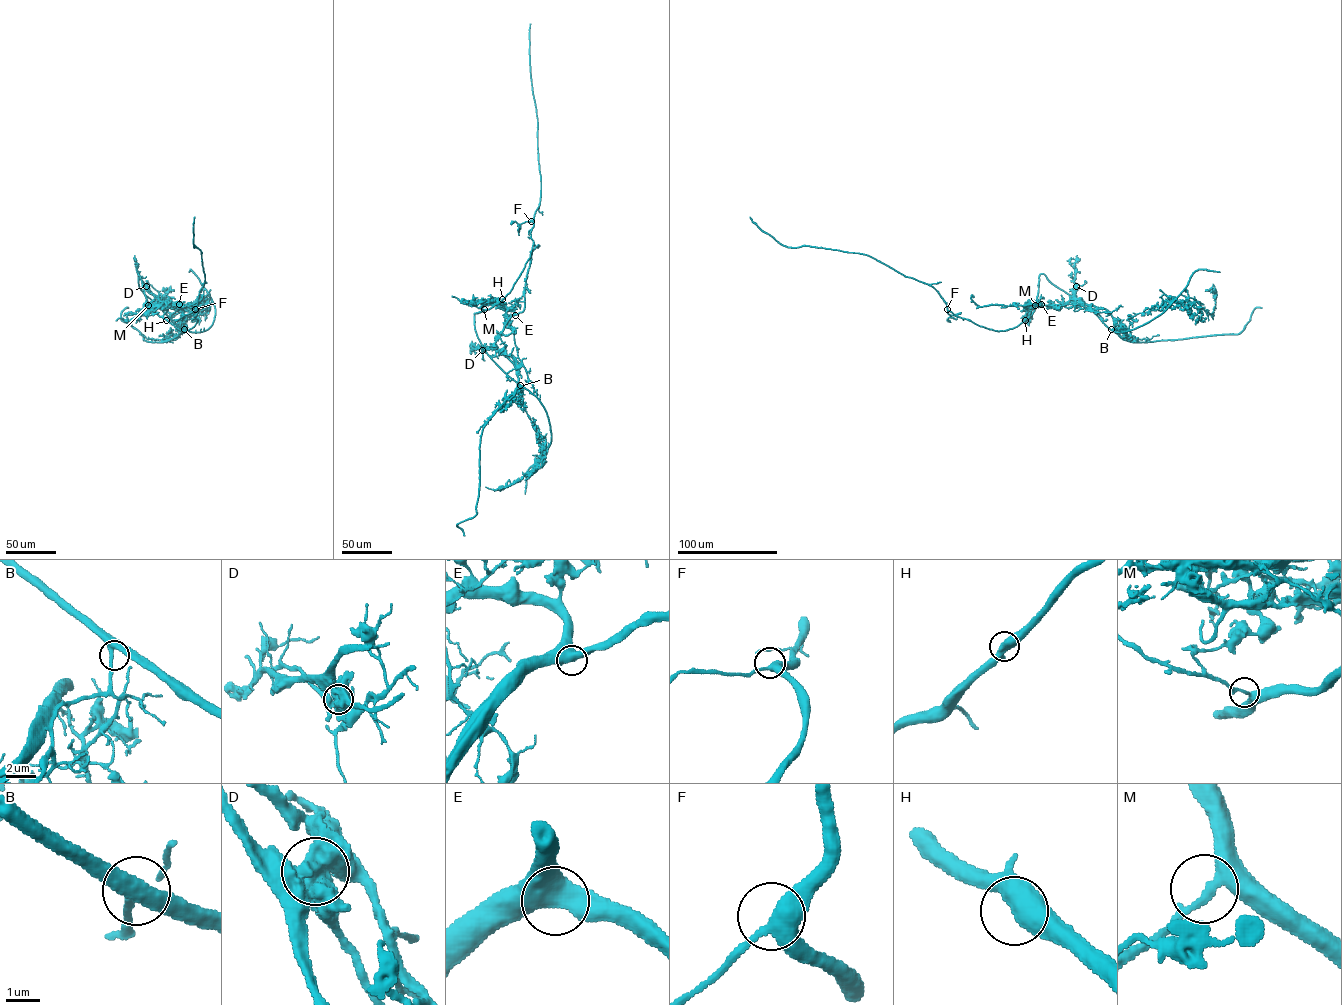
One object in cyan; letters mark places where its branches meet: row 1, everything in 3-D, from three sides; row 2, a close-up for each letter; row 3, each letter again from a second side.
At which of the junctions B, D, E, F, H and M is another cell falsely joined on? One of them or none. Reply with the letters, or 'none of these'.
D

